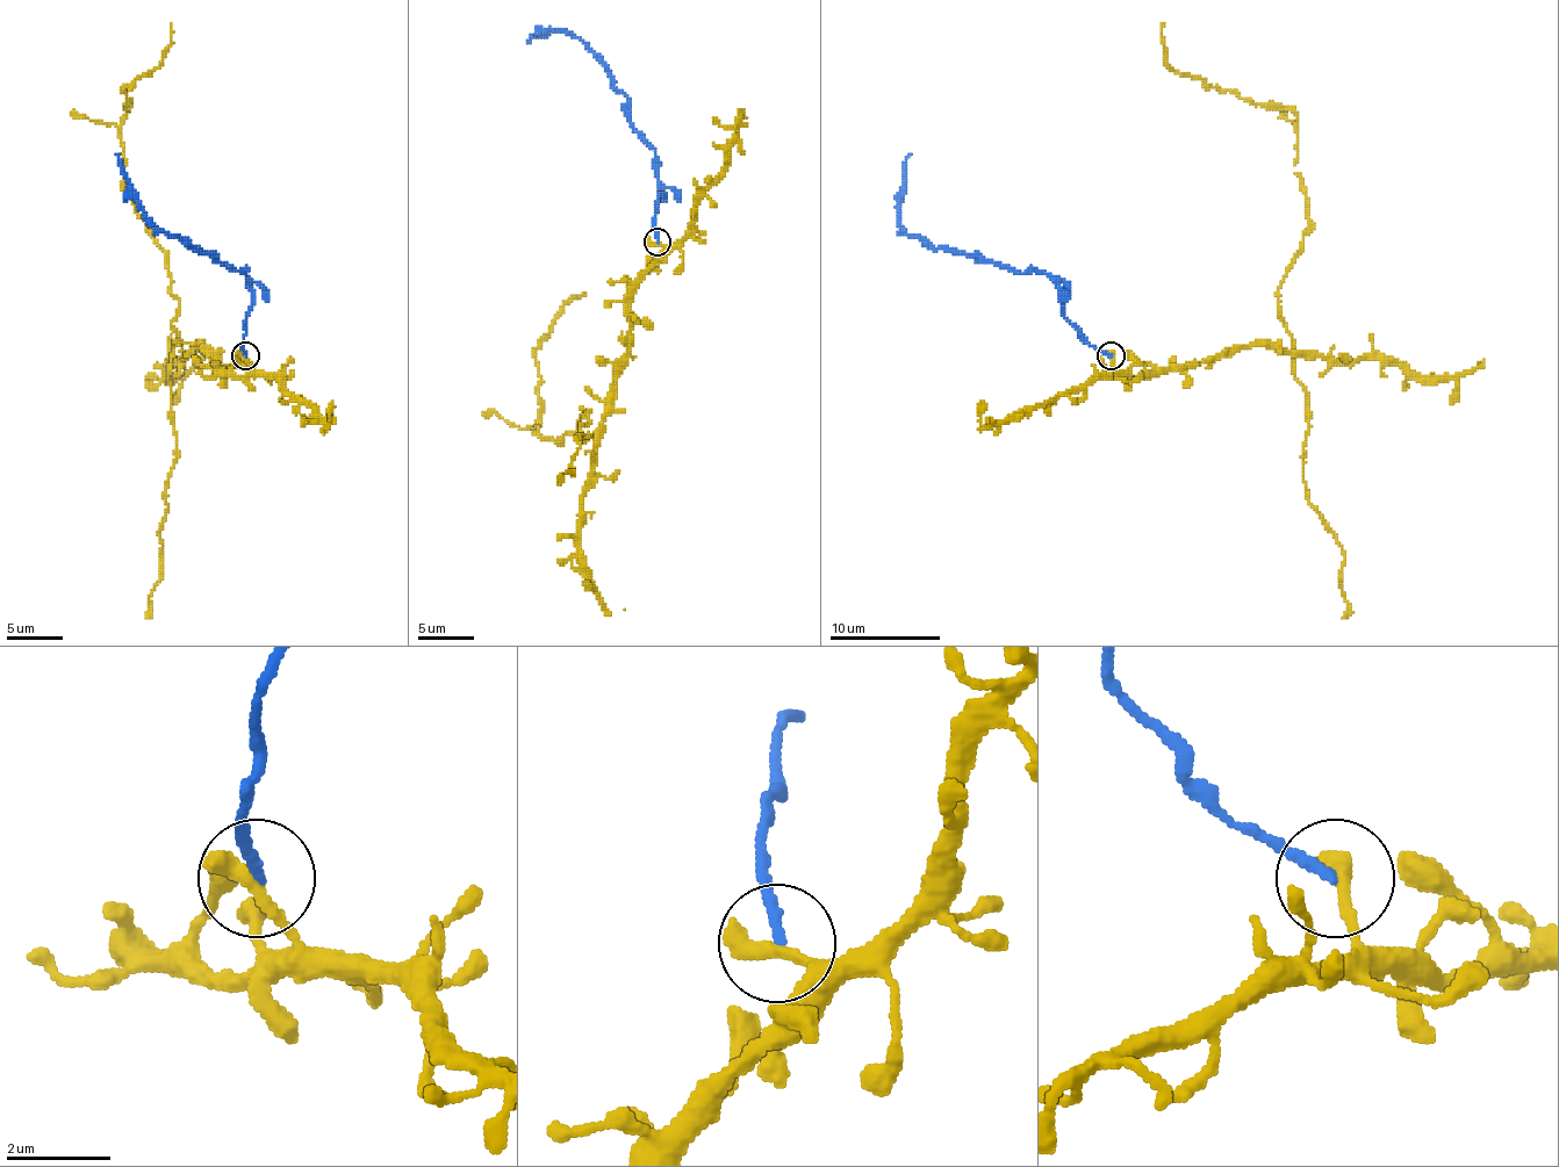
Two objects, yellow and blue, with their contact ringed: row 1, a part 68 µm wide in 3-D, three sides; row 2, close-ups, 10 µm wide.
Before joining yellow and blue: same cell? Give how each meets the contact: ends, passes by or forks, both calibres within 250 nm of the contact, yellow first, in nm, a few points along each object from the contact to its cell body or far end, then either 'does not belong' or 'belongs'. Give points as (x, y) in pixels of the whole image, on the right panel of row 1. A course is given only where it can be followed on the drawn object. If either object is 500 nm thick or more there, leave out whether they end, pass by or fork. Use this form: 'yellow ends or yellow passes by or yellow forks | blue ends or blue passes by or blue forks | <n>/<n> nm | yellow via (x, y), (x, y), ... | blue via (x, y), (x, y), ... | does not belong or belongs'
yellow ends | blue ends | 440/200 nm | yellow via (1111, 357), (1150, 376), (1252, 345), (1300, 354), (1278, 301), (1308, 227), (1298, 121), (1184, 76), (1164, 23) | blue via (1111, 357), (1064, 315), (1067, 287), (1044, 273), (1017, 273), (911, 237), (900, 215), (911, 153) | does not belong

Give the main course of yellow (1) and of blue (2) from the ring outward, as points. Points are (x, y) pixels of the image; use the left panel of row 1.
1: (246, 357), (229, 376), (201, 345), (173, 354), (169, 257), (127, 181), (123, 89), (163, 62), (171, 23)
2: (246, 357), (246, 315), (251, 287), (246, 273), (199, 249), (187, 249), (145, 215), (115, 153)

